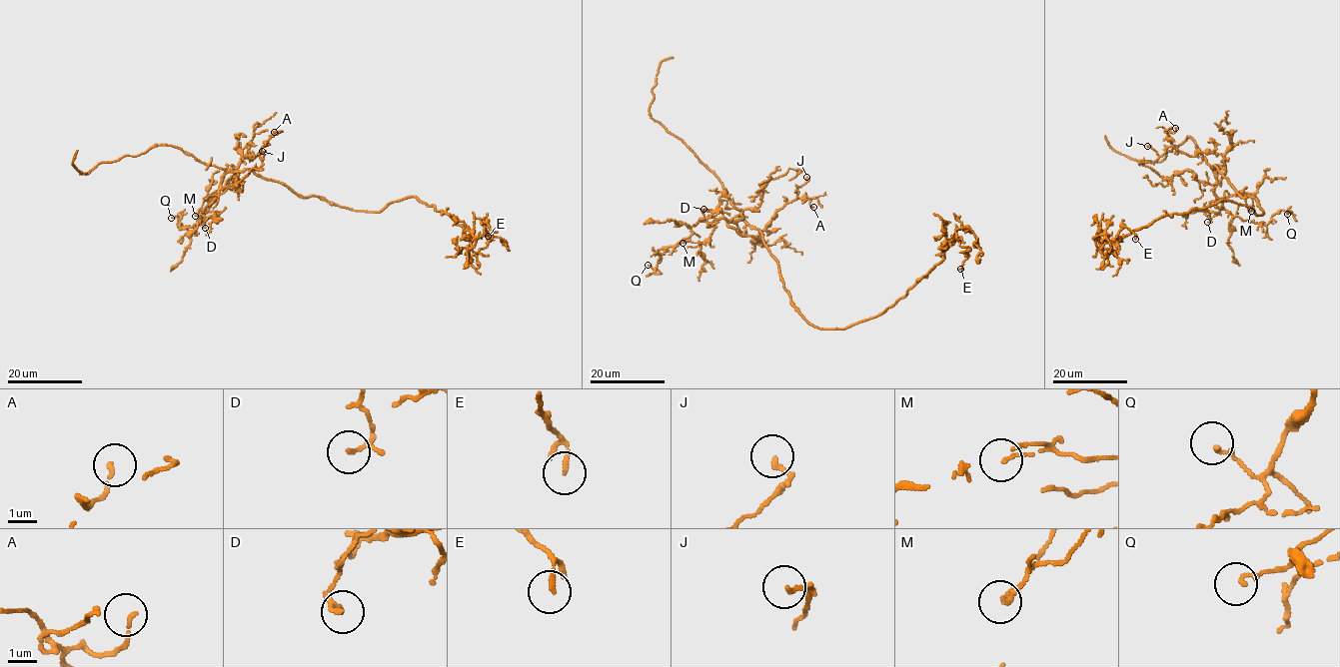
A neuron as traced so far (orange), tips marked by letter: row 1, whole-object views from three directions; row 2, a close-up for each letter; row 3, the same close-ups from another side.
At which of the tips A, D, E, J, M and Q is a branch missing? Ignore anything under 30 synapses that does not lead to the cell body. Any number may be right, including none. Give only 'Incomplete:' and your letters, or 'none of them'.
Incomplete: none of them

